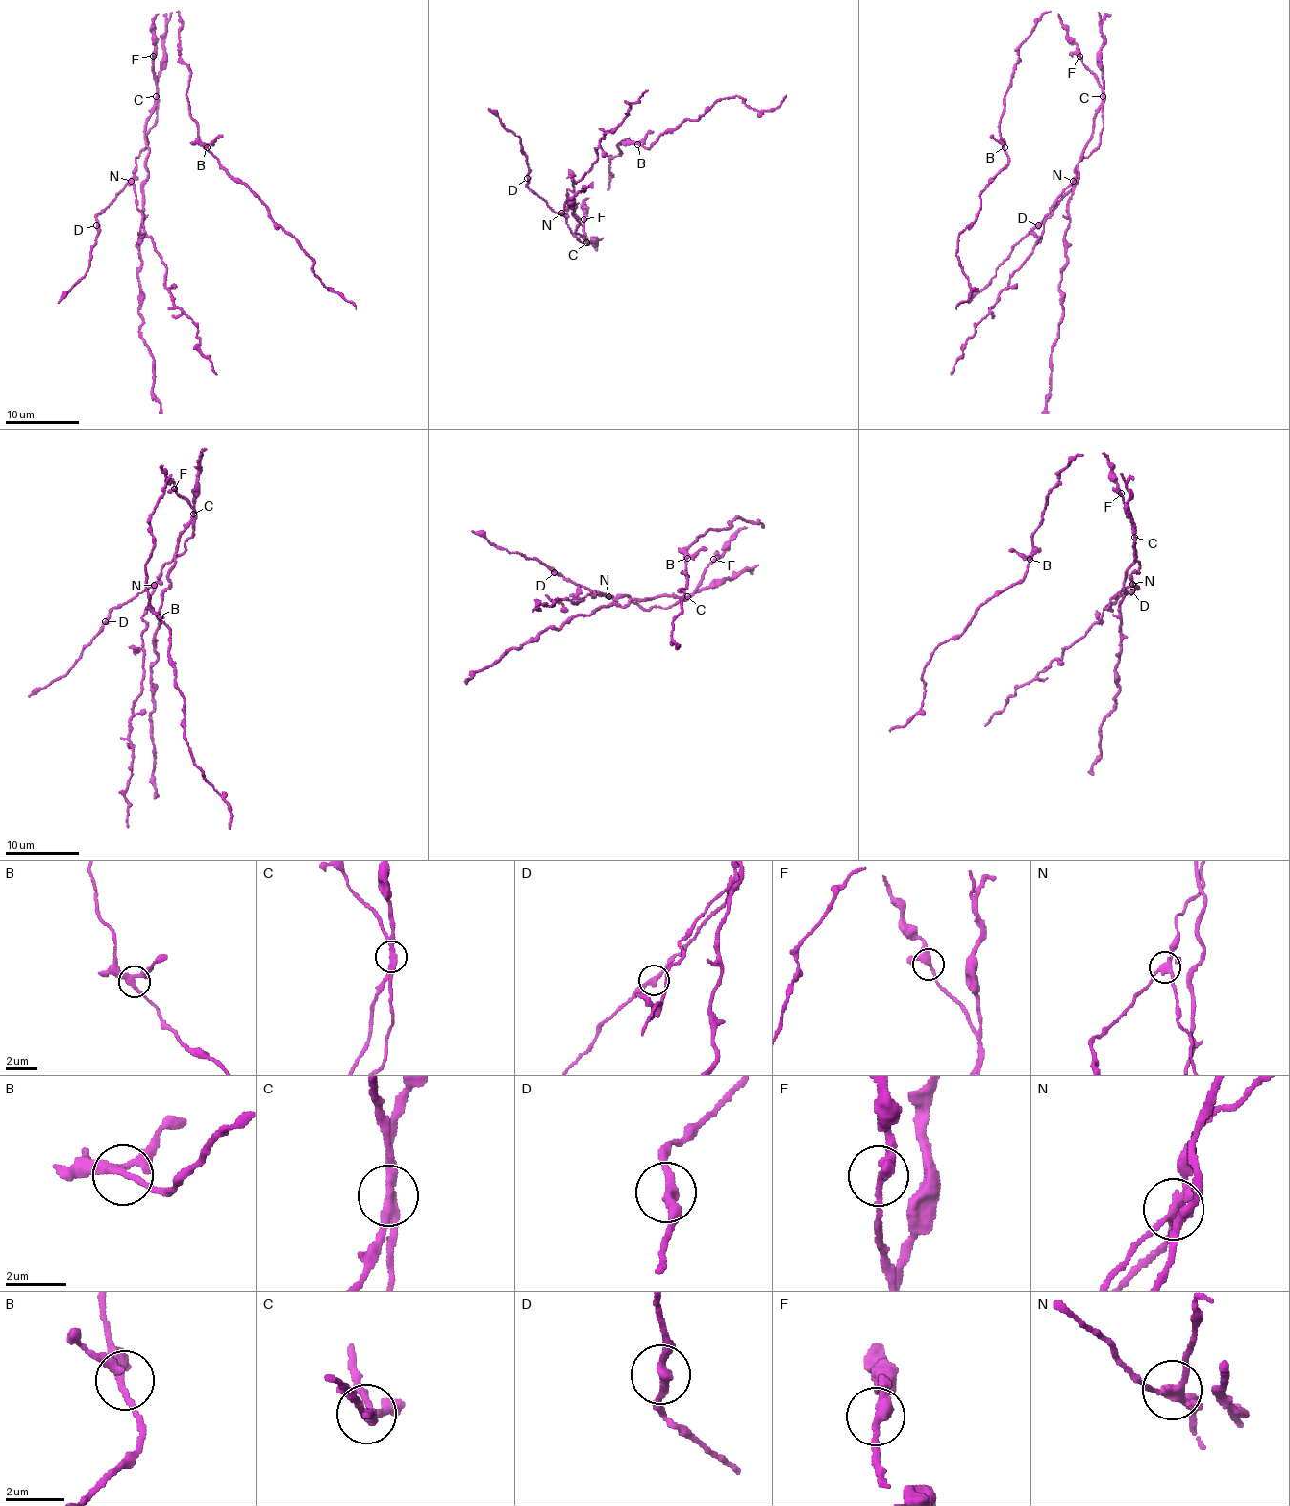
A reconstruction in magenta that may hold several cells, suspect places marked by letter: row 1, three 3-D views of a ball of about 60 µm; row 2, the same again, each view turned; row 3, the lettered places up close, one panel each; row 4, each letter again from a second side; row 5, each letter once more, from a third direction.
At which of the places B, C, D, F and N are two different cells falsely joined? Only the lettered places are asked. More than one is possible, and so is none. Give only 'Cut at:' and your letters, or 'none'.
Cut at: C, N

